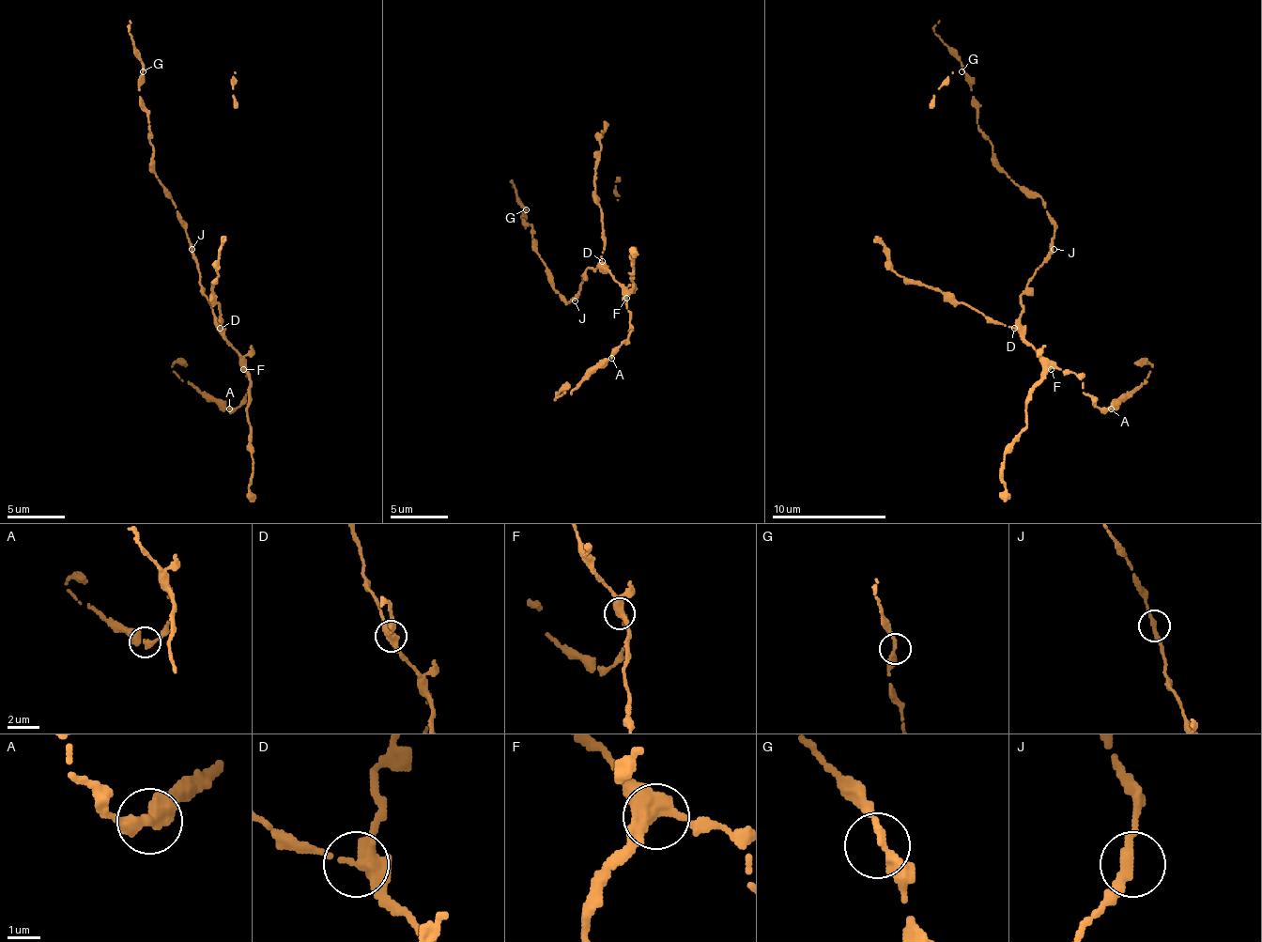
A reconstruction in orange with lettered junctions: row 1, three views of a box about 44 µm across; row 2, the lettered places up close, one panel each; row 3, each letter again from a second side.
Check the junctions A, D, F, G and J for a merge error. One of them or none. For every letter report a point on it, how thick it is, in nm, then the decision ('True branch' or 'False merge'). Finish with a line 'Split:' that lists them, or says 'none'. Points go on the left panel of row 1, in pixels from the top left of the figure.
A: Place: (229, 409). Thickness 360 nm. True branch
D: Place: (220, 328). Thickness 340 nm. False merge
F: Place: (243, 369). Thickness 380 nm. True branch
G: Place: (143, 71). Thickness 240 nm. True branch
J: Place: (192, 249). Thickness 320 nm. True branch
Split: D

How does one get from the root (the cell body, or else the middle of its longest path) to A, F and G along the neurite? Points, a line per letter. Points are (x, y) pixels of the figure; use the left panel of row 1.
A: (189, 249), (215, 326), (240, 354), (249, 375), (246, 397), (229, 409)
F: (189, 249), (200, 271), (200, 291), (209, 300), (215, 326), (238, 351), (243, 369)
G: (189, 249), (186, 225), (152, 165), (149, 111), (140, 97), (140, 74), (143, 71)

